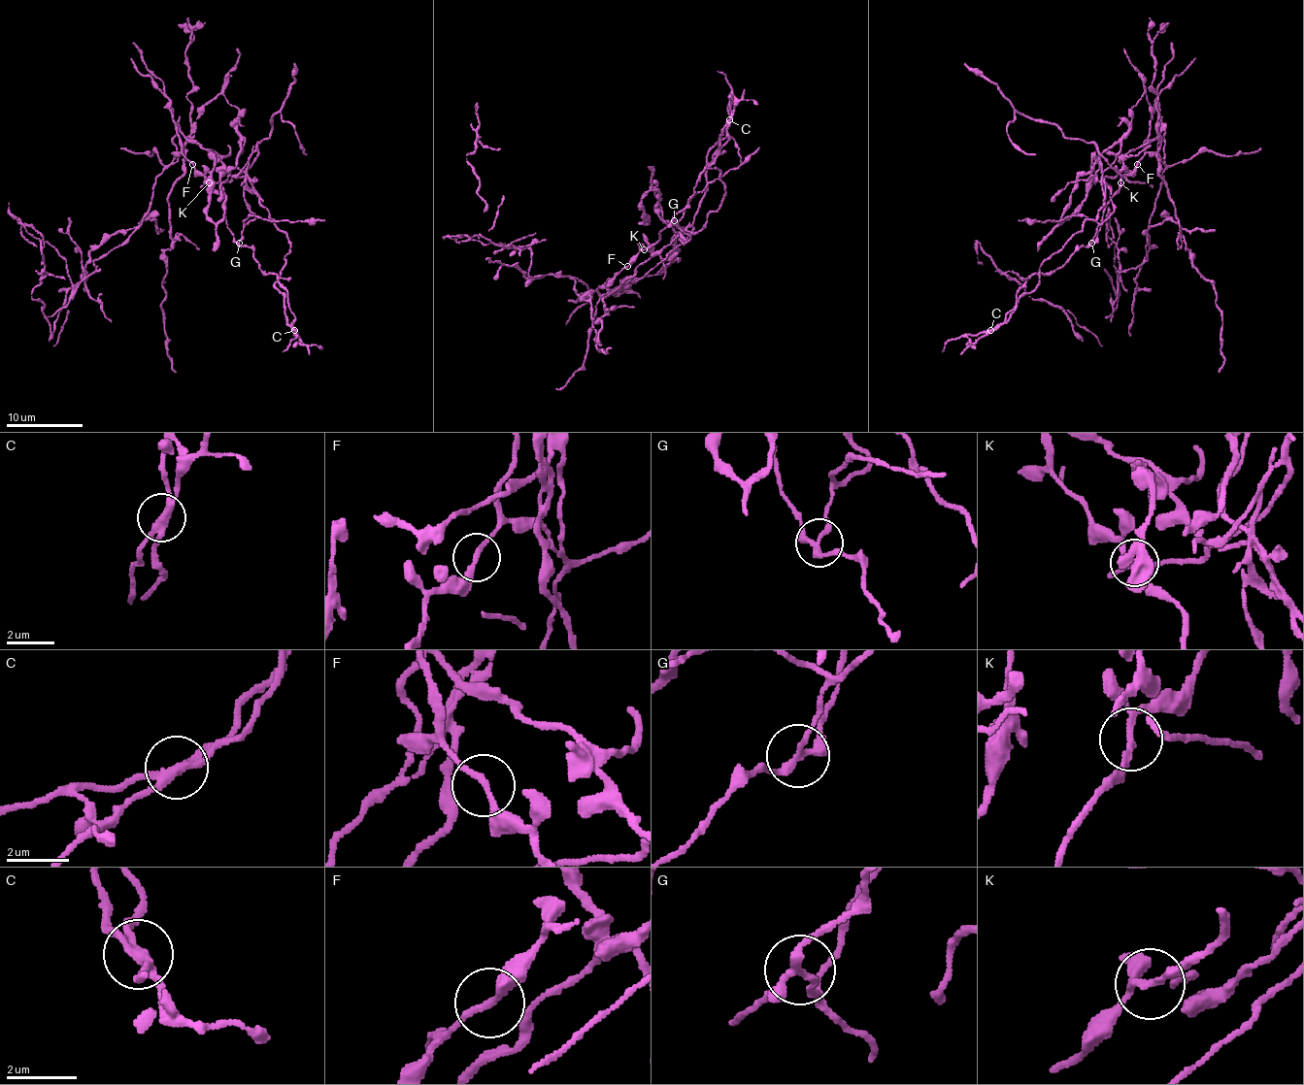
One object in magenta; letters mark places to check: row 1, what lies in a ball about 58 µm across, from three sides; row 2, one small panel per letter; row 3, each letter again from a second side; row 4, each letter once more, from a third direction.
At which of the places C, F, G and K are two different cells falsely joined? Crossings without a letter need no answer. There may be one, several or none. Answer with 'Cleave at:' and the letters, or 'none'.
Cleave at: C, G

